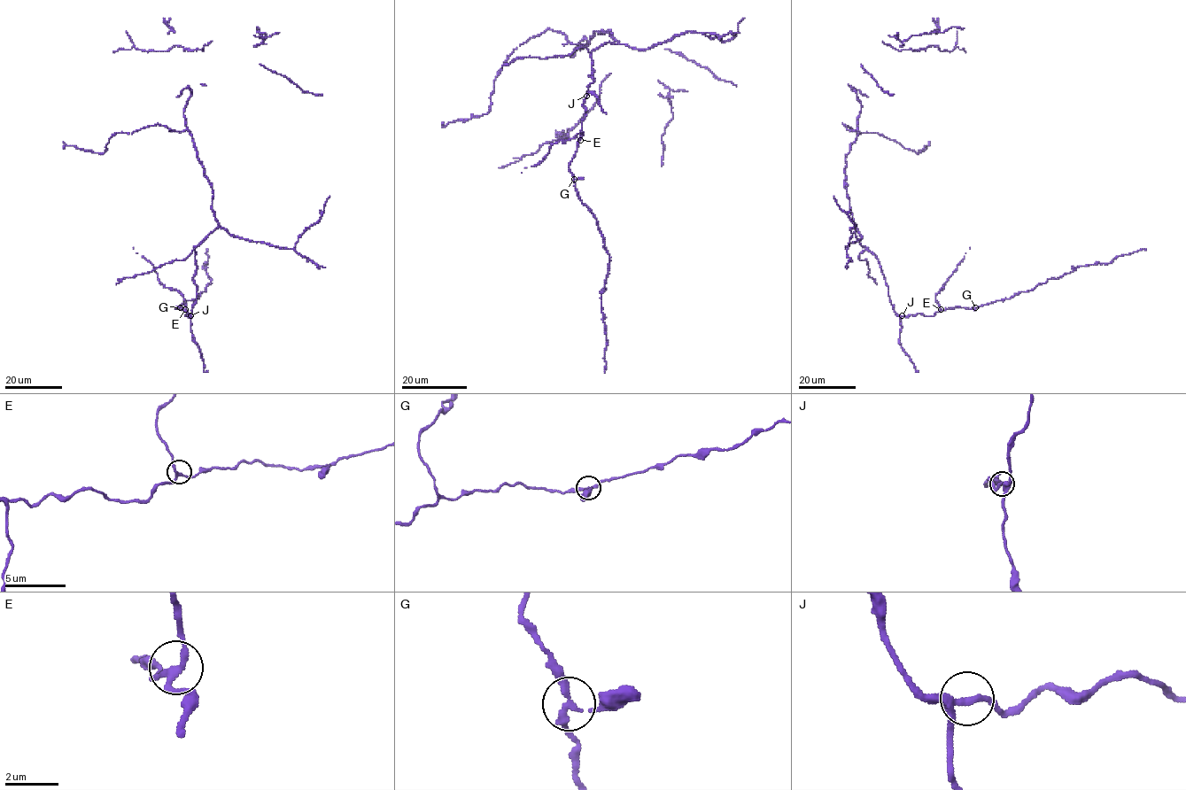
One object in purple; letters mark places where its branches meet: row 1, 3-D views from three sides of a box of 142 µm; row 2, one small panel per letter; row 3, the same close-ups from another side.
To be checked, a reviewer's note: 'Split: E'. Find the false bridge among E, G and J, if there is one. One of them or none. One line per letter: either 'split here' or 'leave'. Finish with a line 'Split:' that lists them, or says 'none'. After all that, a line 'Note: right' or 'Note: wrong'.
E: leave
G: leave
J: leave
Split: none
Note: wrong

